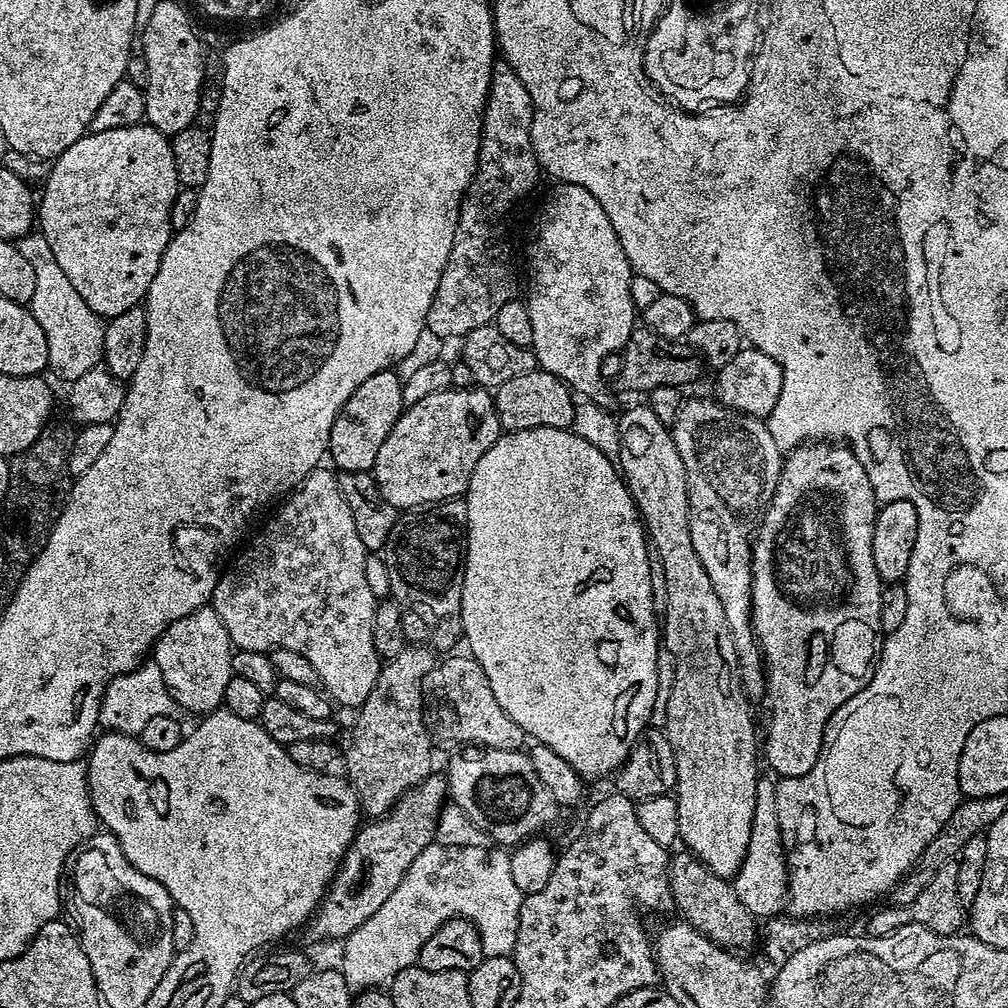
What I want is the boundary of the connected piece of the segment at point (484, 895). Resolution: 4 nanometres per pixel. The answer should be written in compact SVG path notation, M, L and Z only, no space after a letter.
M439 842L429 844L426 850L414 858L410 870L398 882L398 890L382 902L362 926L358 926L350 935L344 937L344 957L339 967L344 973L349 988L353 990L367 990L369 988L383 989L391 985L399 972L413 967L419 961L422 946L447 920L468 920L476 925L482 950L485 956L512 956L516 951L518 938L518 914L524 901L524 896L518 890L514 878L510 875L510 855L503 847L489 846L446 846Z

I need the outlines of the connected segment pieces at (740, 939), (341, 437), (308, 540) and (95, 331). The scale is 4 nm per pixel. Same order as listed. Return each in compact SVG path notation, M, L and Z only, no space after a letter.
M680 850L680 853L673 855L668 861L668 881L672 890L672 902L675 911L680 911L685 921L692 924L706 938L710 938L710 942L714 942L718 946L729 950L744 950L740 948L748 948L752 943L758 940L758 924L757 917L753 916L750 910L746 910L746 906L742 906L742 902L738 898L735 887L725 877L714 874L706 865L704 865L697 856L692 855L687 850Z
M395 371L379 372L366 378L366 382L362 382L362 386L346 398L346 406L342 406L338 418L334 418L327 450L330 460L332 456L331 463L340 472L371 472L378 458L378 449L382 447L382 442L386 442L386 434L394 430L394 422L398 422L405 407L402 381Z
M327 467L315 468L297 488L283 497L284 505L269 518L268 525L245 546L244 553L220 573L210 607L222 618L233 649L266 653L274 648L295 650L318 670L323 691L339 707L341 704L356 710L370 698L370 690L374 690L382 667L378 650L374 650L374 614L378 597L366 583L369 553L362 546L362 538L358 538L354 514L350 514L350 506L346 506L346 498L342 498L337 473Z
M39 232L28 233L16 245L22 258L34 269L34 294L28 308L46 336L49 371L65 382L77 380L88 370L97 367L103 359L105 321L83 302L78 290L74 289L58 262L54 261L54 253L44 235Z

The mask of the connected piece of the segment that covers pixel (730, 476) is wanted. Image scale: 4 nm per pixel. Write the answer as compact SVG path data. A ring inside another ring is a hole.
M715 398L685 399L670 431L678 454L682 454L682 466L686 466L690 542L694 542L694 554L698 554L698 562L702 562L702 570L706 570L710 586L714 586L714 594L718 594L718 602L722 602L726 622L730 622L730 634L738 654L740 687L749 694L763 693L766 688L764 657L760 655L760 645L752 630L752 545L758 518L768 509L780 481L781 450L774 438L770 438L768 425L761 417L736 412Z

